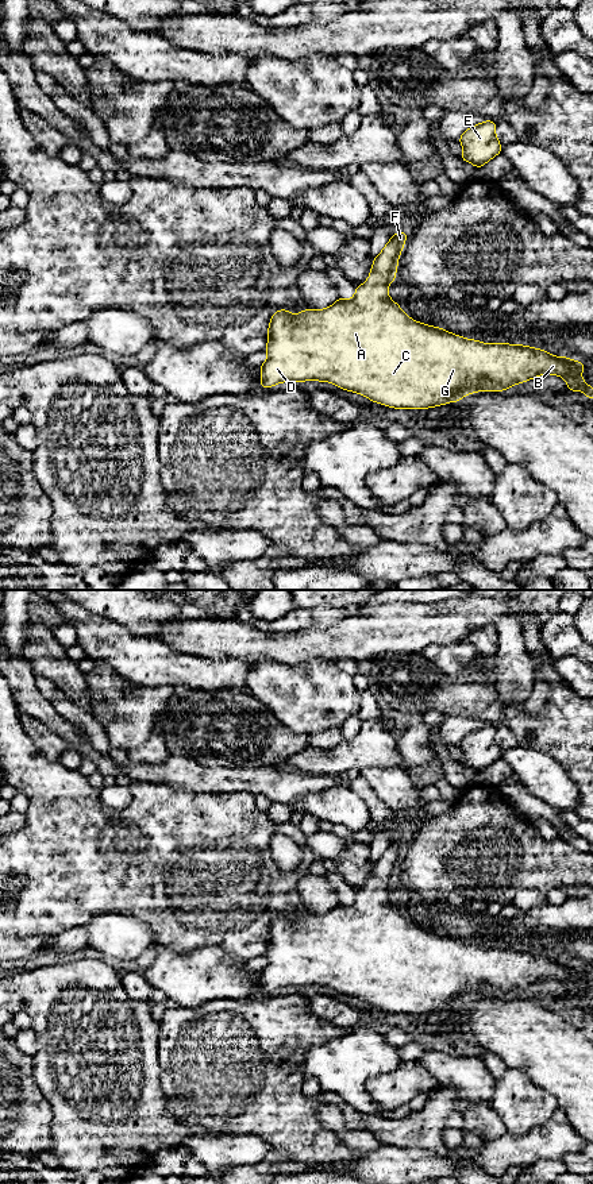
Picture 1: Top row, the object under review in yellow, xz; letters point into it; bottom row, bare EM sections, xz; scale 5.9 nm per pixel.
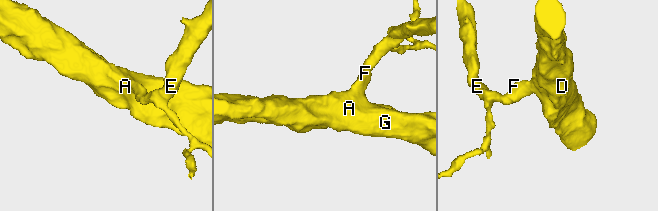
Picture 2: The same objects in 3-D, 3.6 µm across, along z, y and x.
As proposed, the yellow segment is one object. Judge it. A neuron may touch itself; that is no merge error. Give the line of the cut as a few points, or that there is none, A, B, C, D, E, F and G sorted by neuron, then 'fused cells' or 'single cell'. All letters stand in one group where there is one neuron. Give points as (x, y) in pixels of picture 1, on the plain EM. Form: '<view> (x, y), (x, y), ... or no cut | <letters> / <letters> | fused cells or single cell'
no cut | A B C D E F G | single cell

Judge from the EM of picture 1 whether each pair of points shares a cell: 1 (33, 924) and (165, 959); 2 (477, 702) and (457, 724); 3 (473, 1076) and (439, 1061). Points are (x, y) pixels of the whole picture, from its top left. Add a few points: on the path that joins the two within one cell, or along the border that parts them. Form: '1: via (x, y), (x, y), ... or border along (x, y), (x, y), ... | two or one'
1: border along (160, 948), (178, 953), (191, 952) | two
2: border along (446, 716), (468, 716), (484, 718), (495, 724) | two
3: via (465, 1073), (447, 1069) | one

